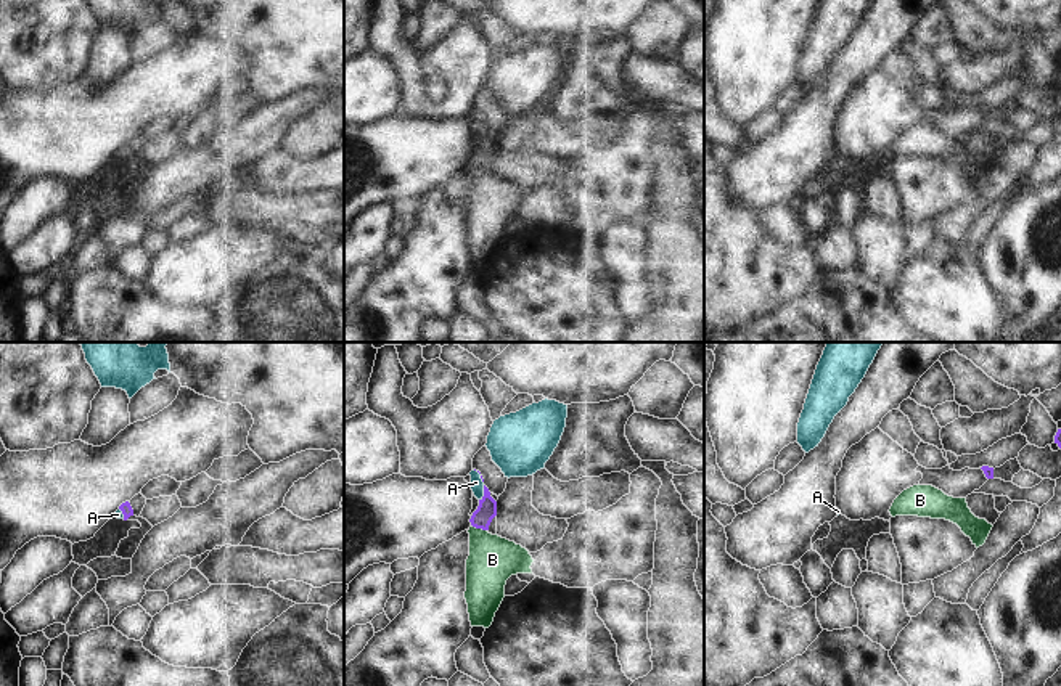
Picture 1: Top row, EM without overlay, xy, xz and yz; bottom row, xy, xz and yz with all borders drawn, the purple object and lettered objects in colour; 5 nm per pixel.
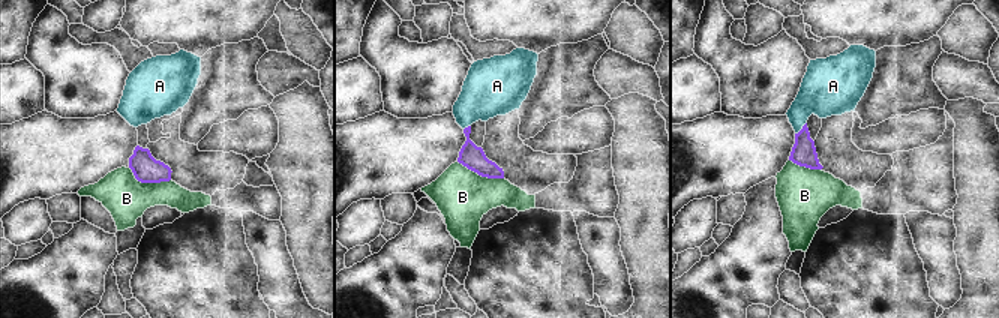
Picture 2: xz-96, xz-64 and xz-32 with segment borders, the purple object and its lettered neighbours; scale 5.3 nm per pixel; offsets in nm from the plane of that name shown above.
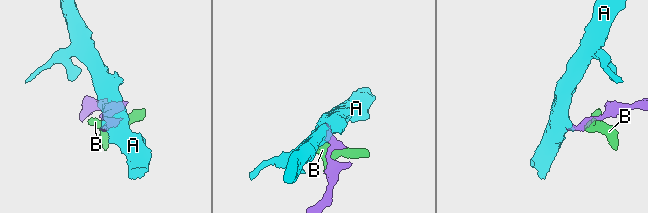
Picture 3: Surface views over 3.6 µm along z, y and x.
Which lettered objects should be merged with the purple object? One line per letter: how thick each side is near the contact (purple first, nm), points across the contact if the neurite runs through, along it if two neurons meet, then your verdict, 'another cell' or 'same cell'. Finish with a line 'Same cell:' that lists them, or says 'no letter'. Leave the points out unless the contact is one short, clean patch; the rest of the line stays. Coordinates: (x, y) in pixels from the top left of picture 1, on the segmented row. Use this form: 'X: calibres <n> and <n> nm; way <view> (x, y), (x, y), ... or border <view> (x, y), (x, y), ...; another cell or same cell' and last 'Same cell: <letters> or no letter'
A: calibres 100 and 60 nm; same cell
B: calibres 100 and 240 nm; border xz (471, 524), (486, 530); another cell
Same cell: A

